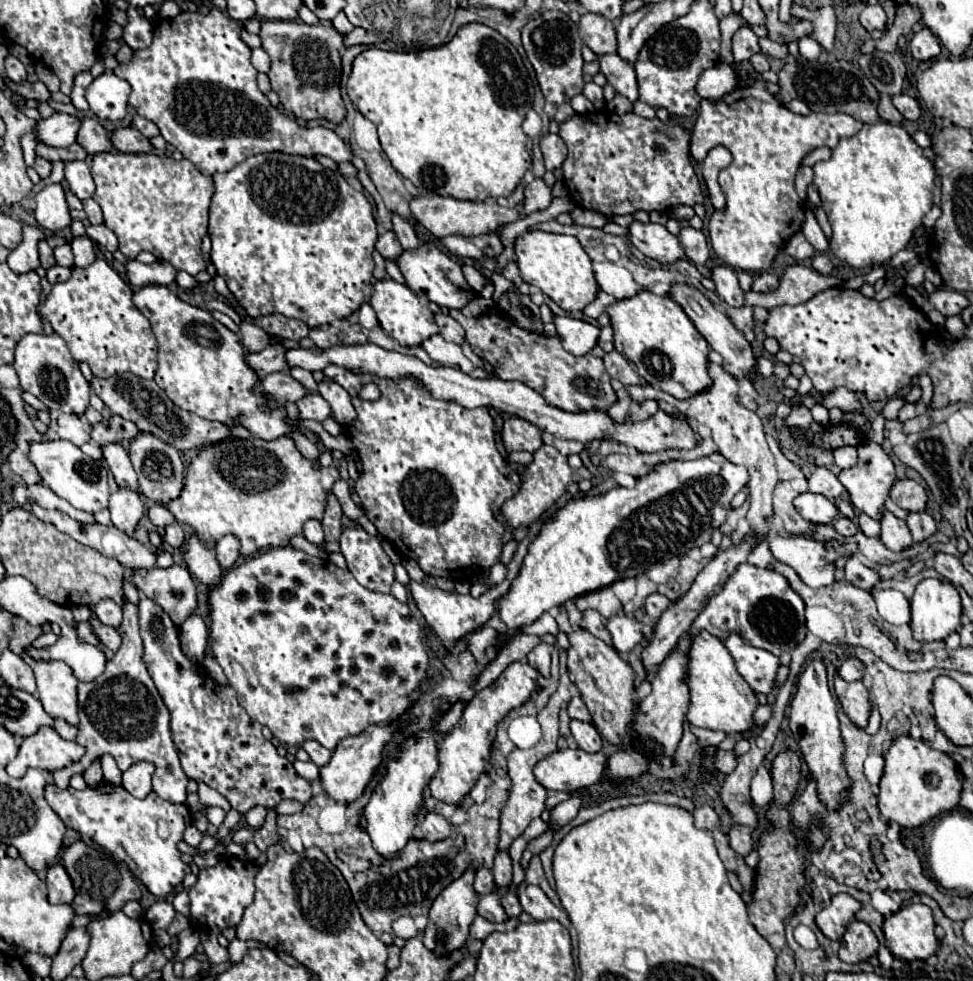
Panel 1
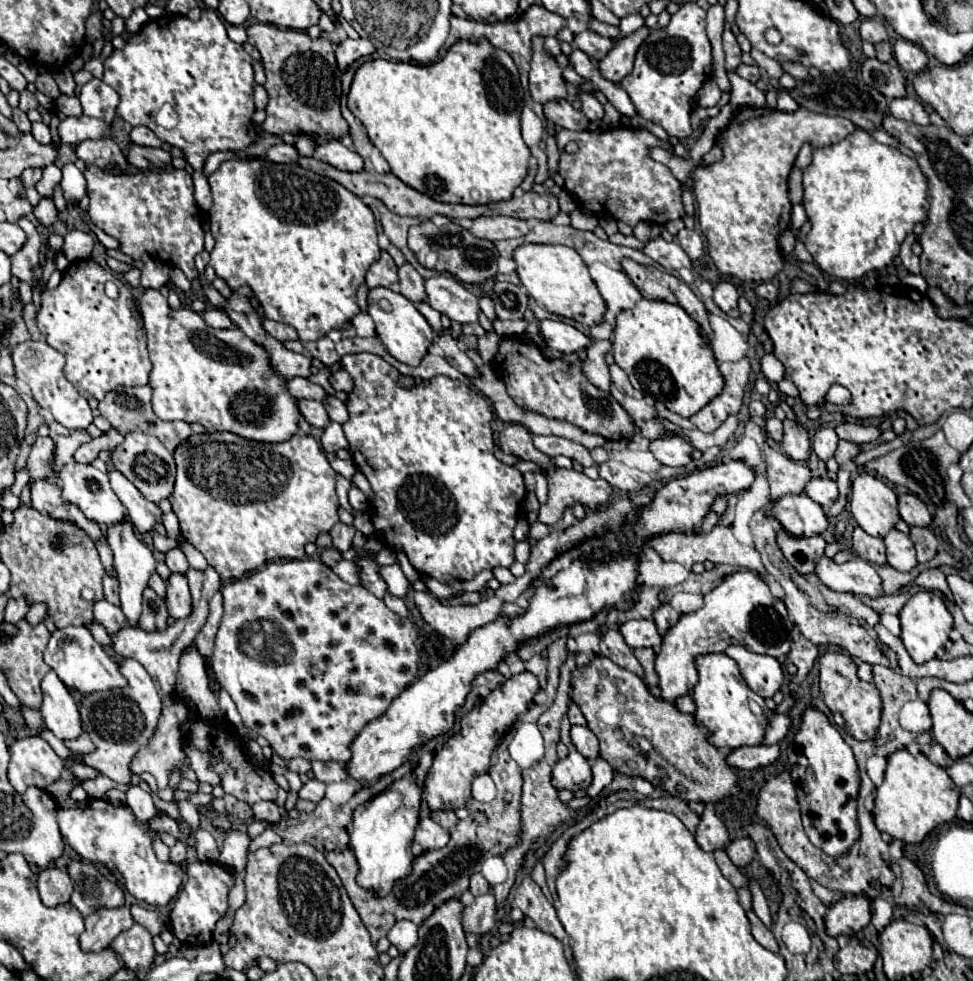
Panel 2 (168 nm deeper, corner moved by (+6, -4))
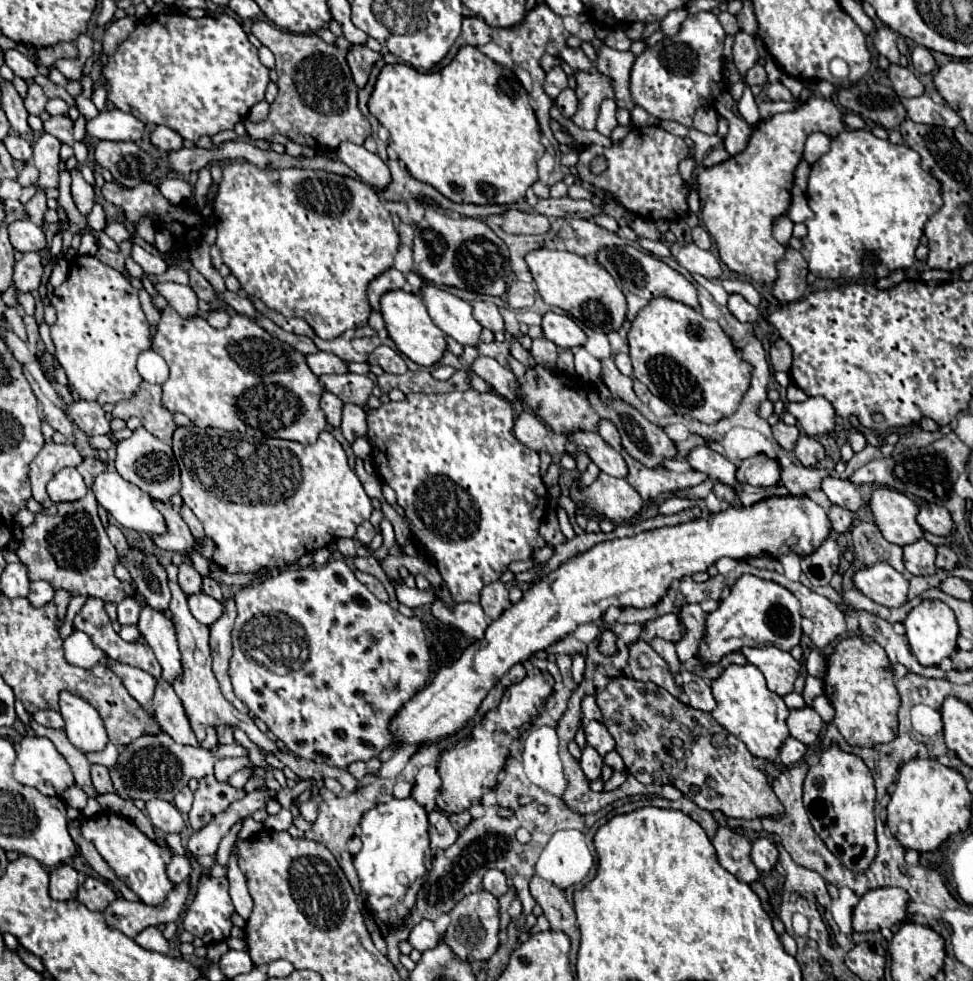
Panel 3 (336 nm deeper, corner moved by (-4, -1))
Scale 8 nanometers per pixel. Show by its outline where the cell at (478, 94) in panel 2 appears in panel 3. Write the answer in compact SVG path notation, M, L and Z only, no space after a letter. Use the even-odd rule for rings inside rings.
M463 46L459 50L459 54L453 58L453 62L443 68L443 72L419 72L419 70L407 66L407 64L387 64L381 70L381 74L377 78L377 84L375 84L375 90L369 98L369 110L389 130L389 134L391 134L389 146L395 150L397 158L407 166L411 176L425 182L425 184L429 184L429 186L433 186L437 192L441 192L451 202L479 204L479 206L483 206L483 204L503 204L503 206L505 204L515 204L515 202L525 198L525 192L537 180L537 160L545 154L545 148L541 144L541 132L539 132L535 112L531 108L531 98L529 98L529 94L525 92L525 88L521 86L521 82L515 78L515 74L511 70L495 64L485 54L481 54L475 46Z

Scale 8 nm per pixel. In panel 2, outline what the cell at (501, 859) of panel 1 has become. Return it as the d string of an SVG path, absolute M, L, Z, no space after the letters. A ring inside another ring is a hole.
M489 889L485 895L479 895L473 905L465 907L463 929L481 937L489 933L493 925L495 925L495 895Z

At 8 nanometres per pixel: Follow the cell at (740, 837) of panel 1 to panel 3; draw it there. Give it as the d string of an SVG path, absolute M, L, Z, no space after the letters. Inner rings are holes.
M759 838L753 844L751 860L753 860L753 864L757 866L759 872L769 872L769 870L773 870L773 866L779 860L779 850L769 838Z

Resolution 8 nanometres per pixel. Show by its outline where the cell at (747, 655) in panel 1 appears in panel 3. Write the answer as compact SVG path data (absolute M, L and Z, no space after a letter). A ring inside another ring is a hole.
M765 646L765 648L745 648L743 654L753 666L757 666L763 672L767 688L771 692L785 696L793 690L801 666L789 652L779 650L775 646Z

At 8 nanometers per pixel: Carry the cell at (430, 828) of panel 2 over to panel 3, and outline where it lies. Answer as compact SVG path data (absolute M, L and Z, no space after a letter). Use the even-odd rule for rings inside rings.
M433 810L429 814L429 838L431 848L443 848L443 850L457 840L457 830L451 826L449 818L439 810Z

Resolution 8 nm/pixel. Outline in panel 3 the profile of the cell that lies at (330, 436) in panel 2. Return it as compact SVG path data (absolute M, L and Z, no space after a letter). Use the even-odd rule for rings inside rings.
M357 438L353 442L353 452L355 452L355 456L361 456L365 462L371 462L371 446L365 438Z

